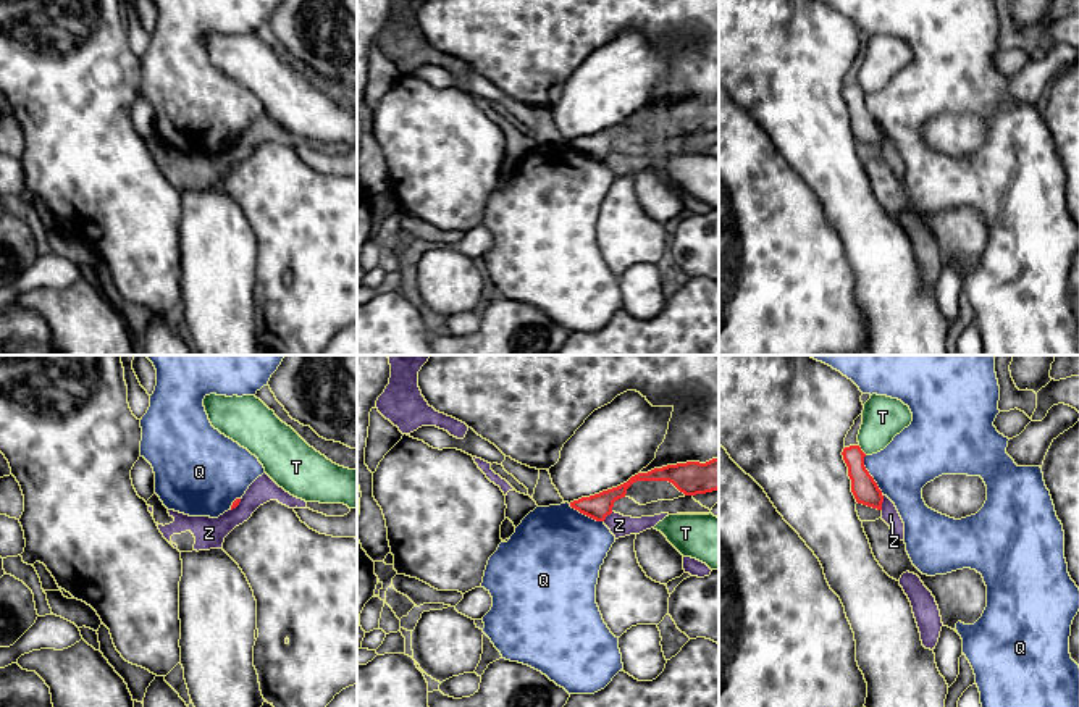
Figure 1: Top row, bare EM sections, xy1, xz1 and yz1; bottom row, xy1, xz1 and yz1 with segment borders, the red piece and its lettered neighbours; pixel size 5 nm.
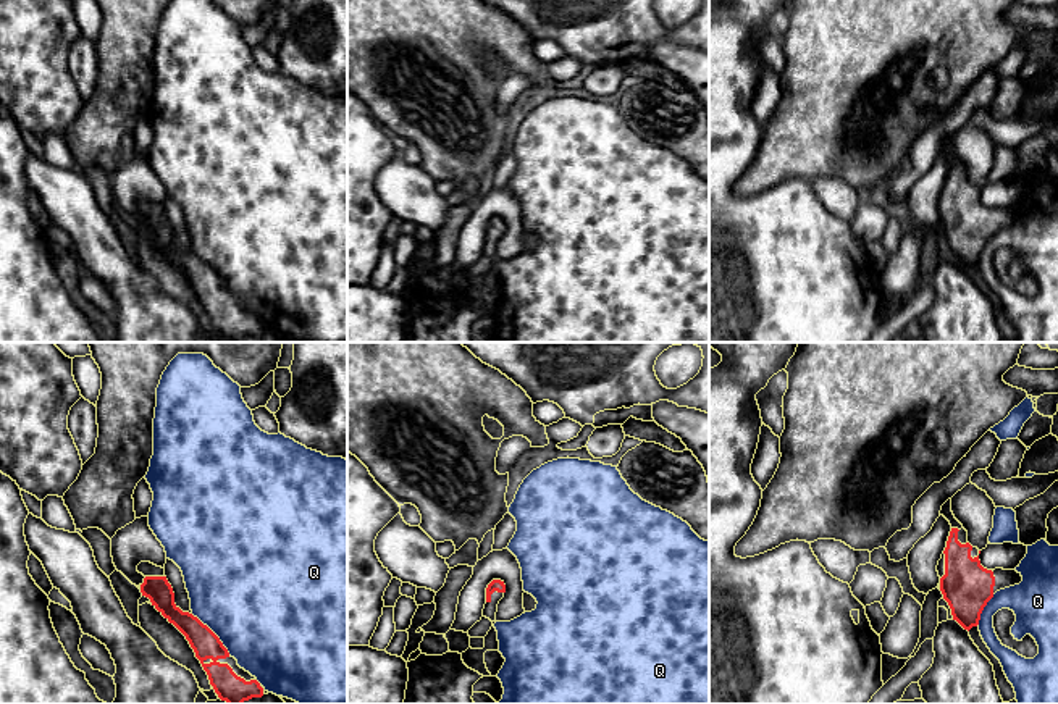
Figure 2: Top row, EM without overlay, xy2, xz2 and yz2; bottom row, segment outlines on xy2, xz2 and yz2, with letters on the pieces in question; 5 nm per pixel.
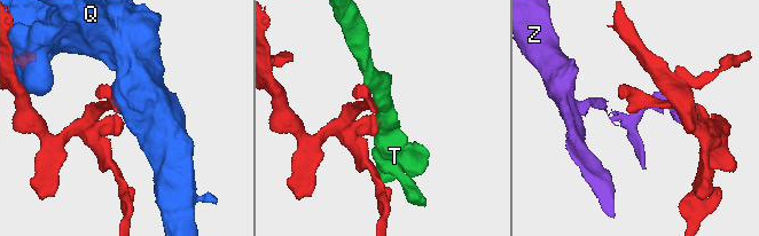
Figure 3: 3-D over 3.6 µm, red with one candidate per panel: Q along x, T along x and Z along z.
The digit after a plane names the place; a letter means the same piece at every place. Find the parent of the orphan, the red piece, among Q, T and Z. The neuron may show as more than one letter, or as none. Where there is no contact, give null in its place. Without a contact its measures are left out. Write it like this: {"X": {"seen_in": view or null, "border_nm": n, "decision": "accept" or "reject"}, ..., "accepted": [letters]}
{"Q": {"seen_in": "xy2", "border_nm": 280, "decision": "reject"}, "T": {"seen_in": "yz1", "border_nm": 60, "decision": "reject"}, "Z": {"seen_in": "yz1", "border_nm": 80, "decision": "reject"}, "accepted": []}

